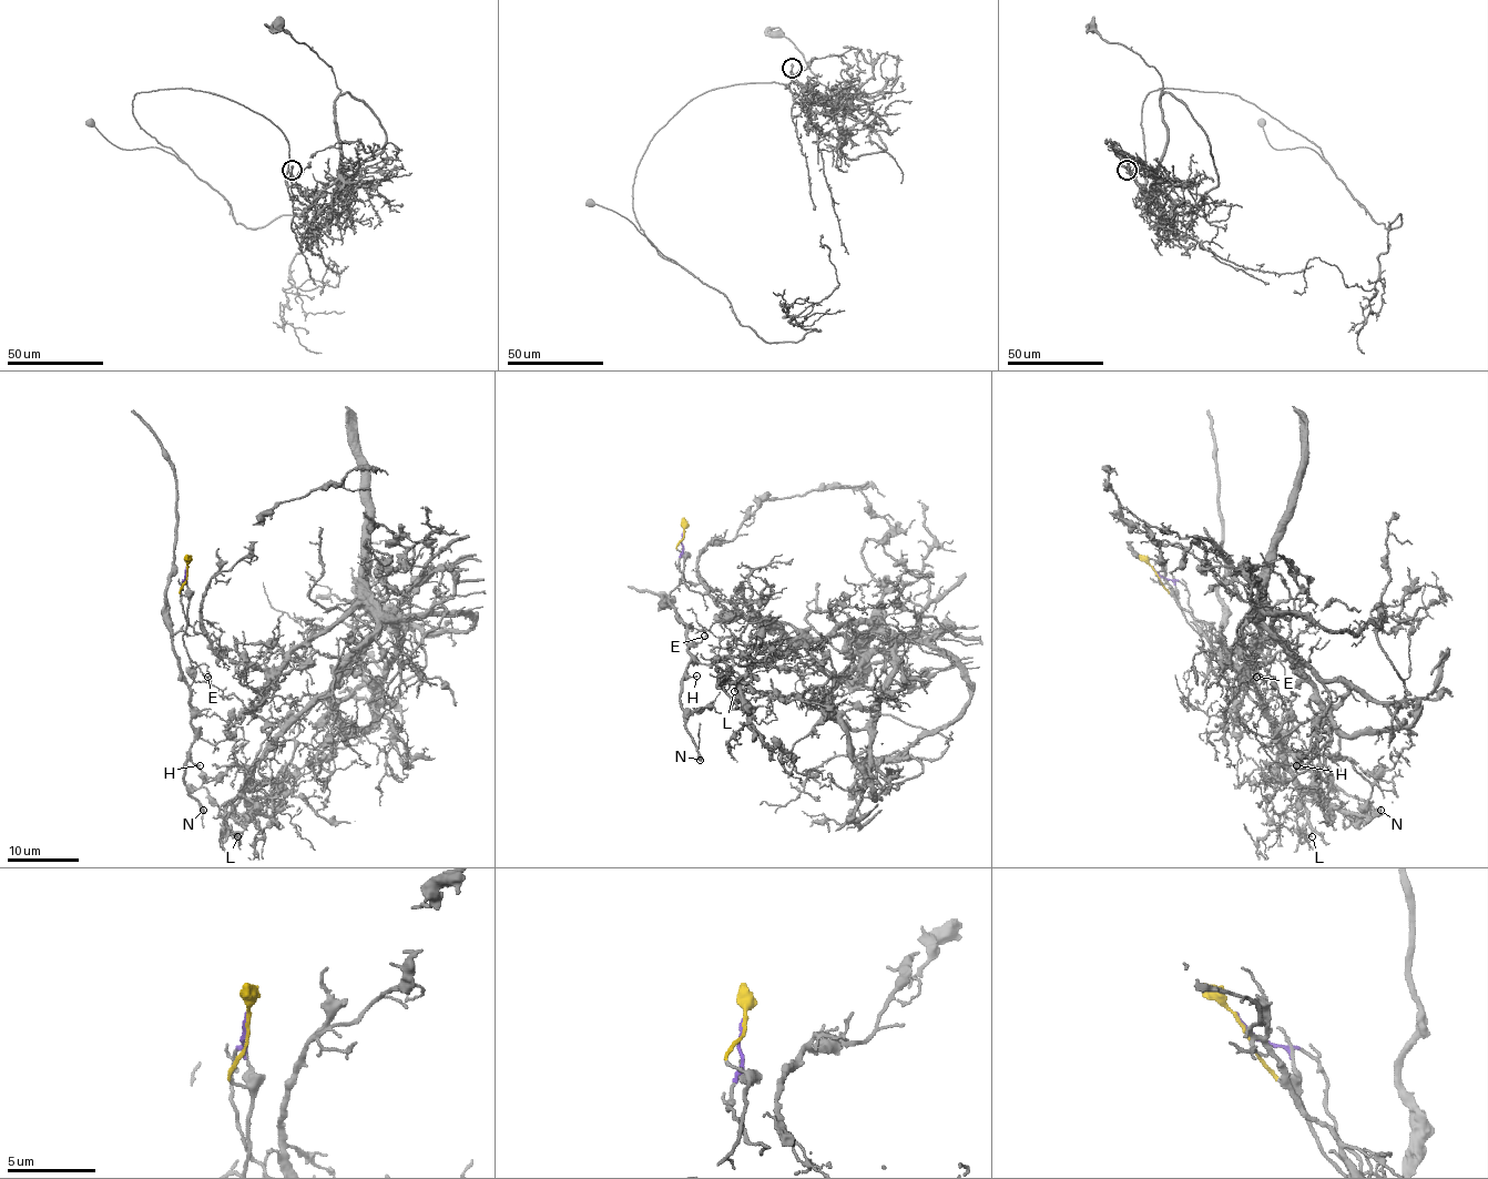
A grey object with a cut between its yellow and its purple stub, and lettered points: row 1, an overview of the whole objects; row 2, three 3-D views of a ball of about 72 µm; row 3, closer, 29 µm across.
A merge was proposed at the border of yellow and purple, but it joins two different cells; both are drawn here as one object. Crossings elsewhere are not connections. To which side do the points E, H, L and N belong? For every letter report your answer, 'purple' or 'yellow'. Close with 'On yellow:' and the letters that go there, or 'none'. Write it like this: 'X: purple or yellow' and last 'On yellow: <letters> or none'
E: yellow
H: yellow
L: purple
N: yellow
On yellow: E, H, N

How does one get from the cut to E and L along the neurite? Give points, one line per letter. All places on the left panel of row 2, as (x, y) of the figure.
E: (186, 570), (179, 591), (187, 599), (187, 623), (172, 636), (174, 653), (190, 683), (201, 664), (207, 677)
L: (186, 570), (184, 618), (218, 653), (340, 661), (227, 806), (237, 836)

